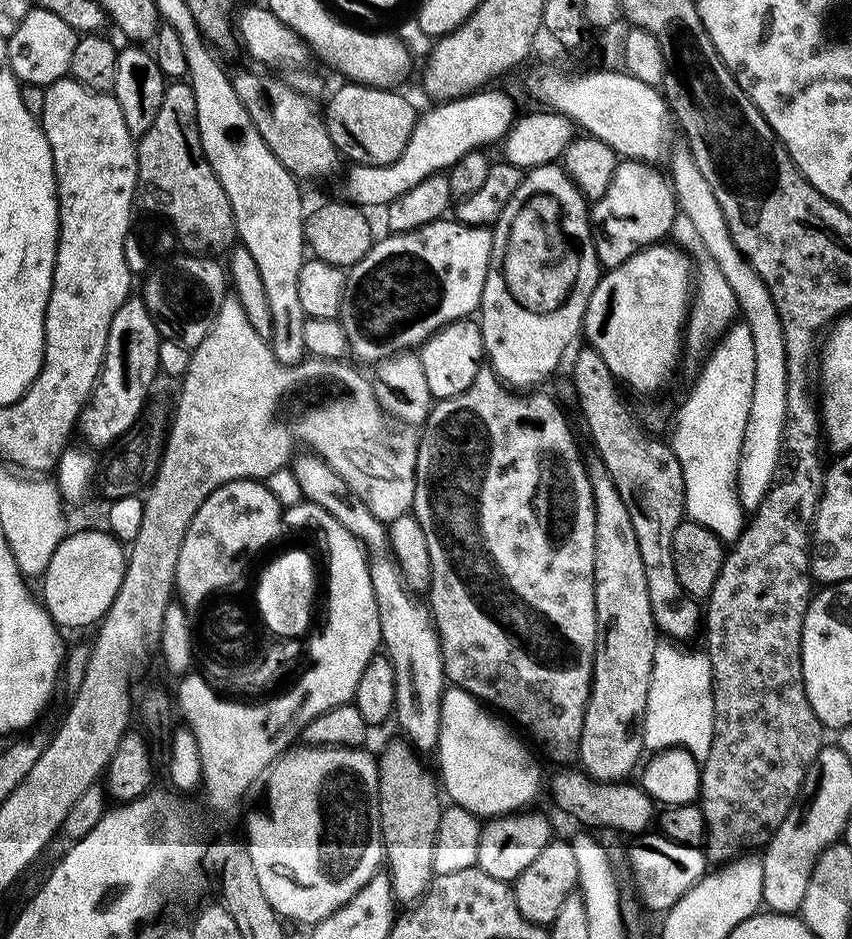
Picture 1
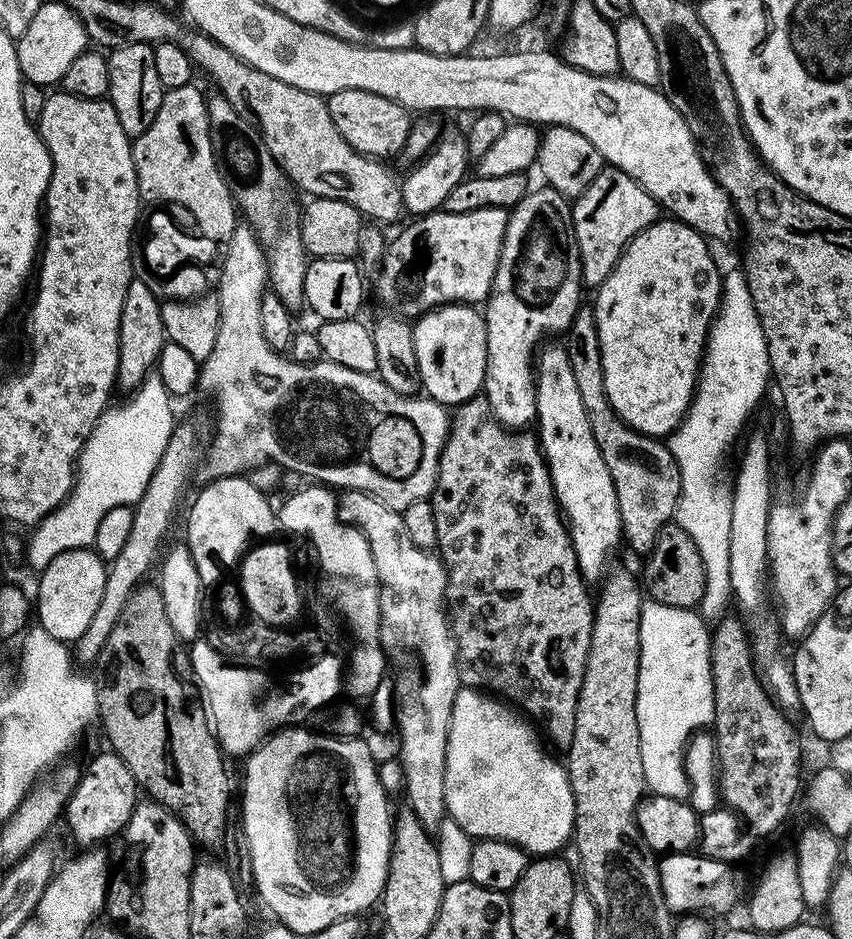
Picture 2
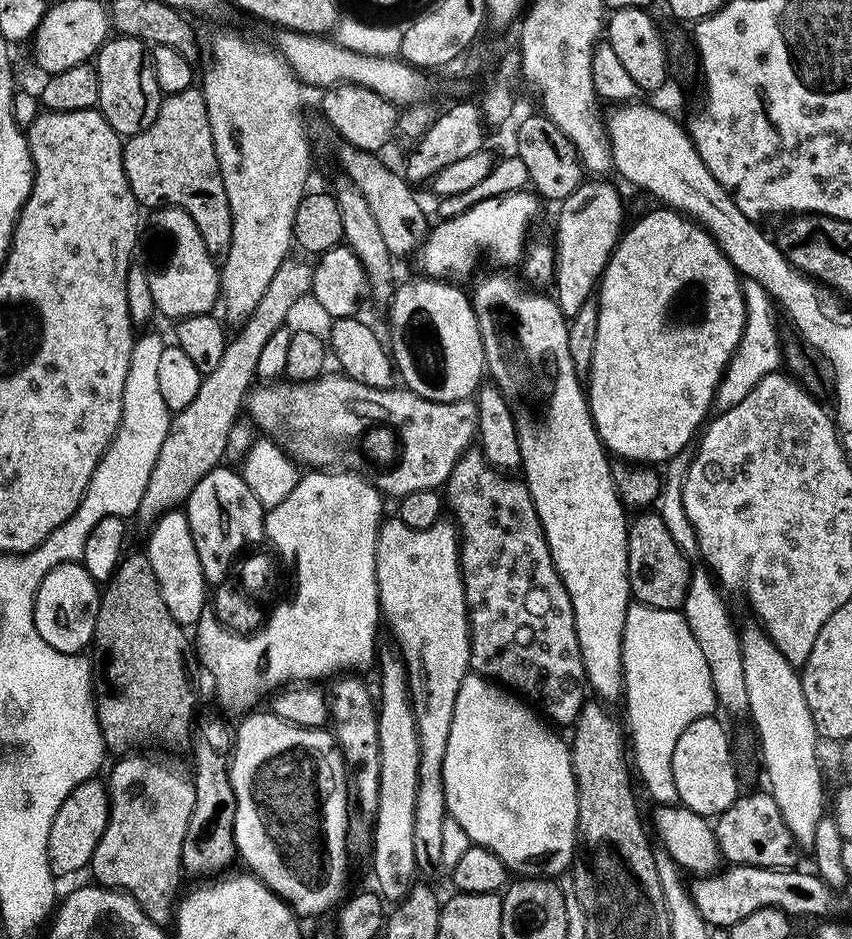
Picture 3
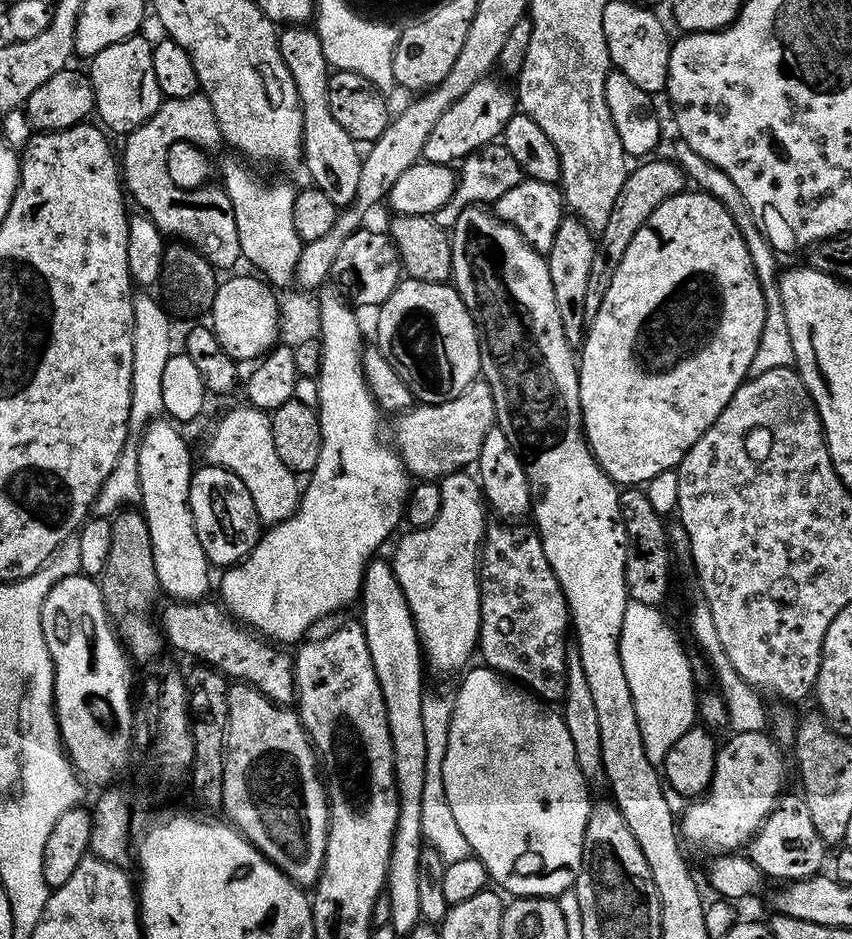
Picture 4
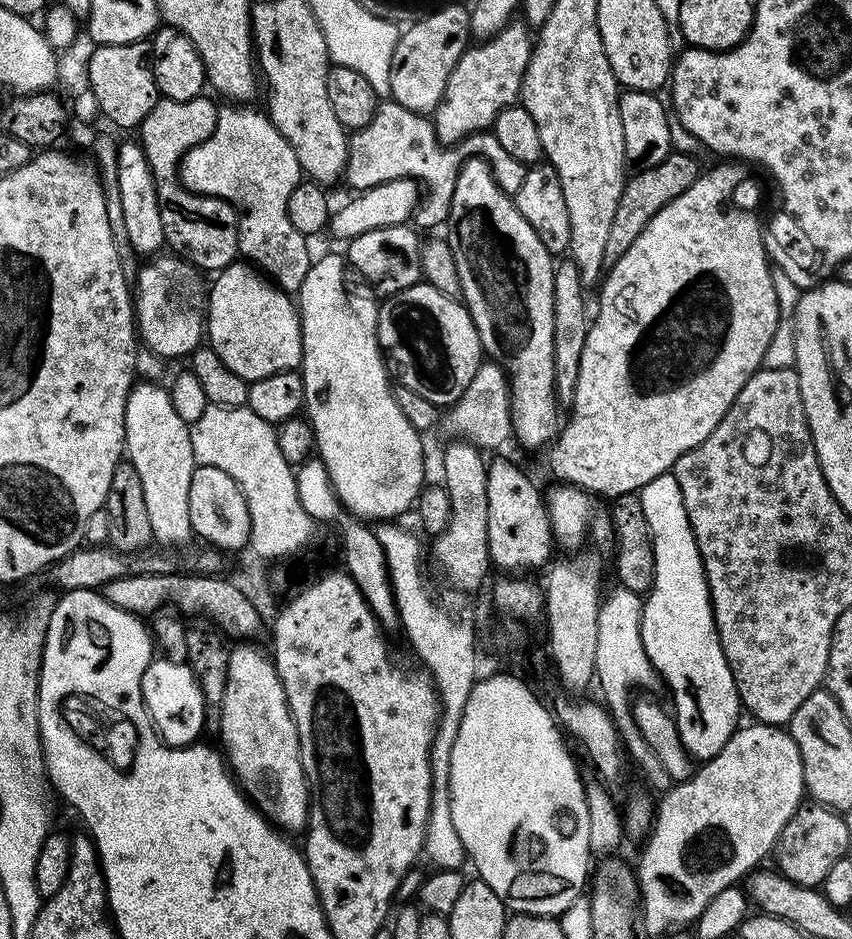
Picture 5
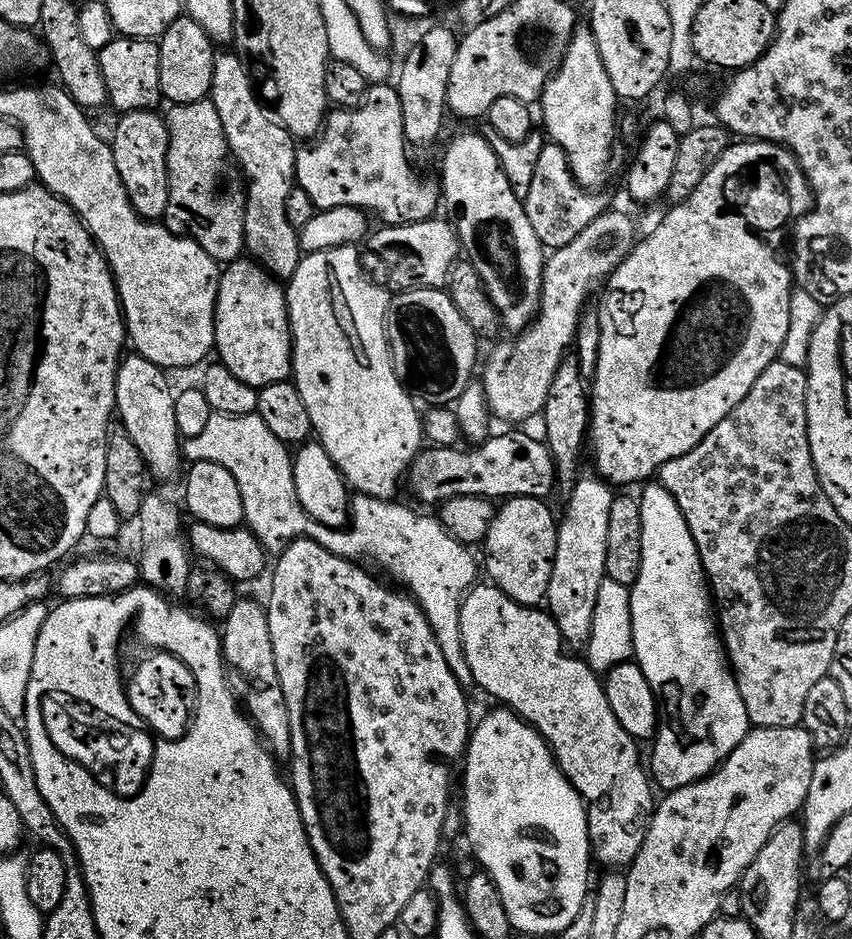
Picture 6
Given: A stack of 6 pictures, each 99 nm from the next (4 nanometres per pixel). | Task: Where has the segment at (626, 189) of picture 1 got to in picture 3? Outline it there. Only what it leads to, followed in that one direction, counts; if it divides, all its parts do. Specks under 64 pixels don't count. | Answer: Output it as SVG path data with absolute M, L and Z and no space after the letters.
M588 178L574 194L559 205L560 217L556 220L556 275L554 299L565 317L578 314L586 298L597 291L604 267L619 244L624 224L624 200L608 178Z

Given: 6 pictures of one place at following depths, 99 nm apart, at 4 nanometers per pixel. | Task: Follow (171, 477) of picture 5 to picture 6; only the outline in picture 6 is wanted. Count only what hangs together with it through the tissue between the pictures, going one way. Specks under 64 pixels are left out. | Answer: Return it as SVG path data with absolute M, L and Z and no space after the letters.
M135 354L123 357L116 371L114 394L119 423L134 438L134 446L144 459L144 466L149 477L156 480L168 480L180 468L182 461L182 437L175 424L174 406L176 397L168 389L165 369L154 362Z

